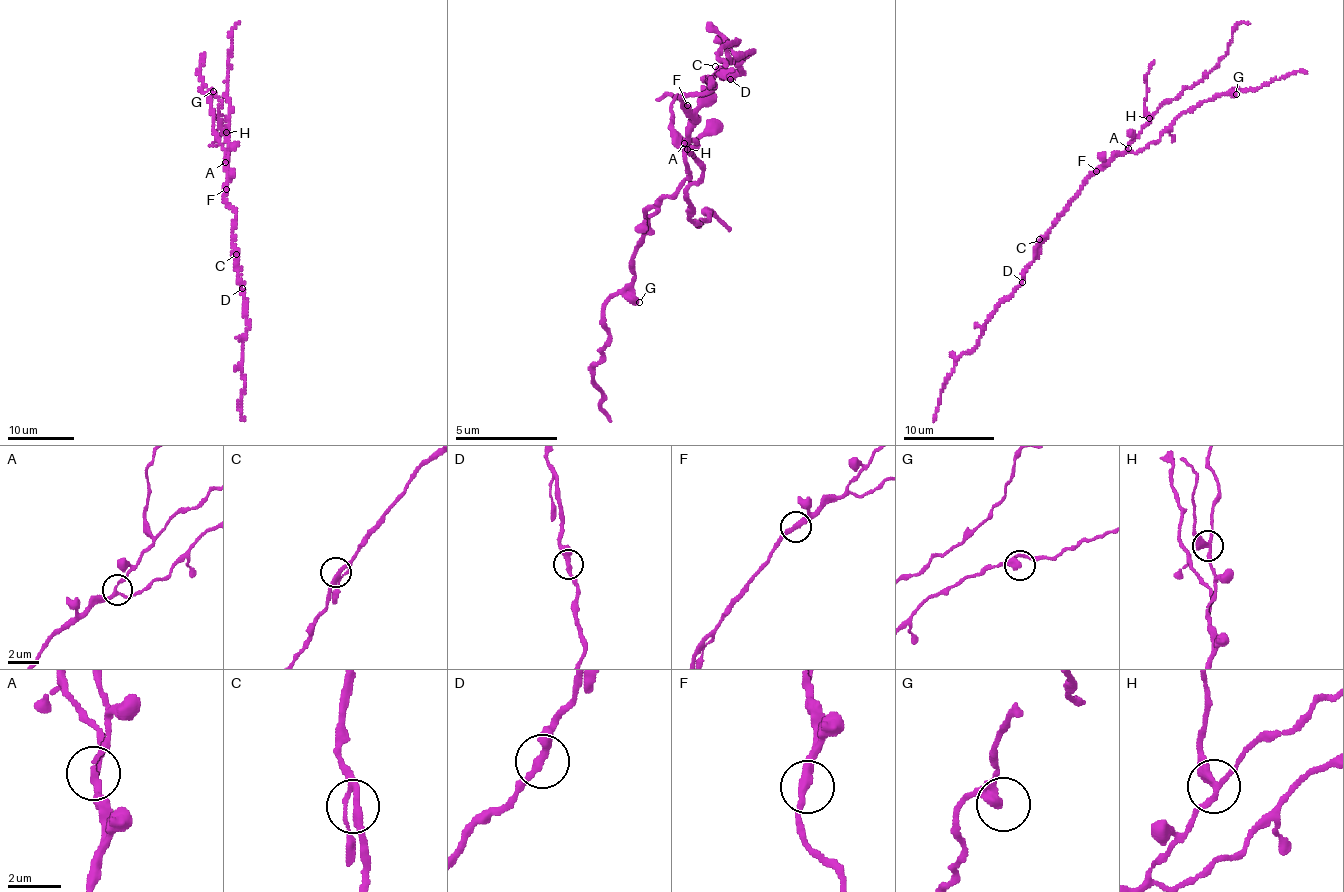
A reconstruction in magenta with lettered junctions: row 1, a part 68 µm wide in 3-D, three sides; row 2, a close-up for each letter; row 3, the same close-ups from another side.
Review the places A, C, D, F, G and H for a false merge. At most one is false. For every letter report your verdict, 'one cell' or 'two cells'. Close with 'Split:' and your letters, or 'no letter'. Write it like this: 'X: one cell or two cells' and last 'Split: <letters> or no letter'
A: one cell
C: one cell
D: one cell
F: one cell
G: one cell
H: two cells
Split: H

